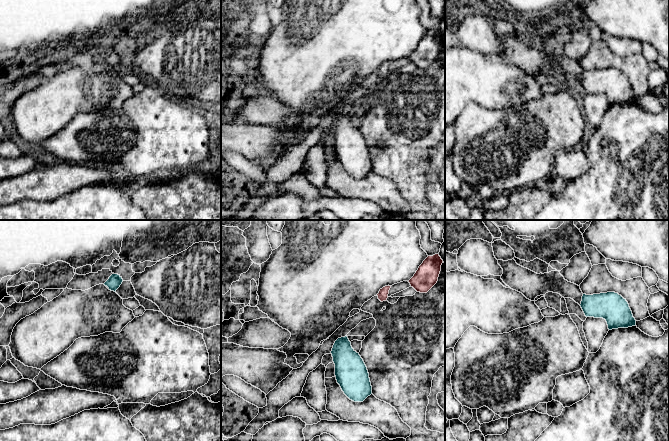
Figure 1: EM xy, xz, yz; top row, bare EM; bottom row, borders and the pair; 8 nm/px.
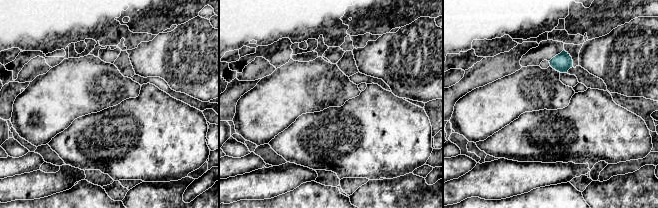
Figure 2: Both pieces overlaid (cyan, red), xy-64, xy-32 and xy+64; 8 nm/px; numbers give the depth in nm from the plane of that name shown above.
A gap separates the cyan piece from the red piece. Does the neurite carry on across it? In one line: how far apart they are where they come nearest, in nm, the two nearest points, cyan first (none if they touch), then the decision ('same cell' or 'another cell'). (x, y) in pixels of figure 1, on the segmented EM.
400 nm | xz (346, 336), (381, 301) | another cell

